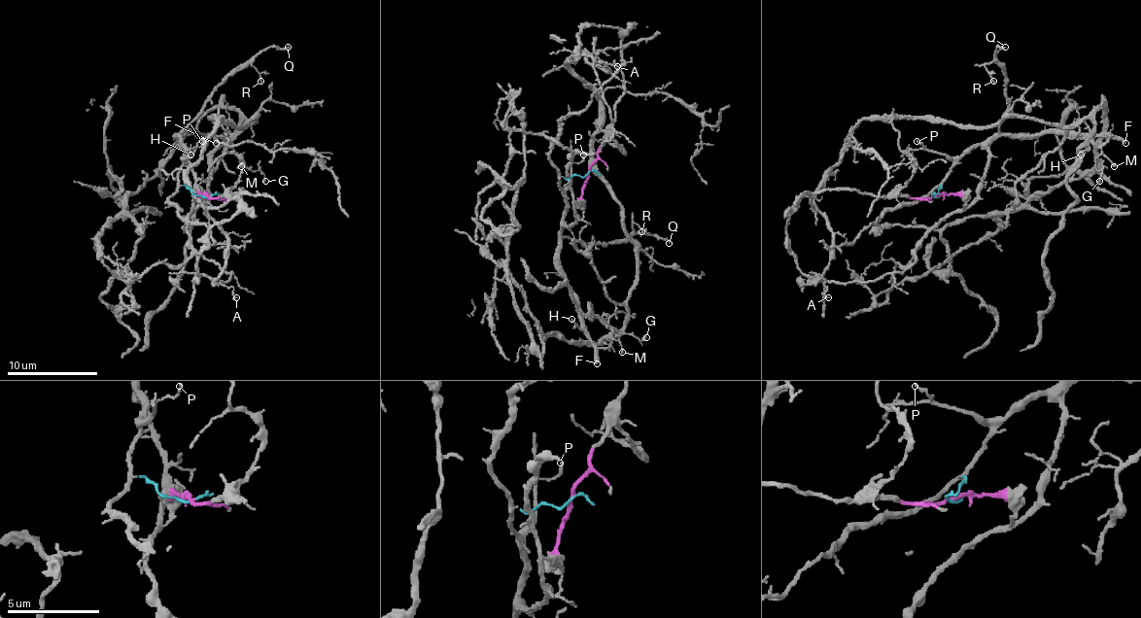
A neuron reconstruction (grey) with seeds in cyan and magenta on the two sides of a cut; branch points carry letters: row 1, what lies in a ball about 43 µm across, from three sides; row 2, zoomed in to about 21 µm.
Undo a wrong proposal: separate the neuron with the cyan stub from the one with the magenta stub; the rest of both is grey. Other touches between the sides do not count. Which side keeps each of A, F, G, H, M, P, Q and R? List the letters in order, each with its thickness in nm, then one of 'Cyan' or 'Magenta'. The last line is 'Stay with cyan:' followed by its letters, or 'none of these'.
A: Thickness 160 nm. Cyan
F: Thickness 320 nm. Cyan
G: Thickness 120 nm. Cyan
H: Thickness 100 nm. Cyan
M: Thickness 120 nm. Cyan
P: Thickness 130 nm. Cyan
Q: Thickness 180 nm. Cyan
R: Thickness 80 nm. Cyan
Stay with cyan: A, F, G, H, M, P, Q, R

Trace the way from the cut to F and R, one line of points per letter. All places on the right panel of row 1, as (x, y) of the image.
F: (935, 197), (949, 170), (965, 154), (979, 145), (989, 145), (999, 136), (1105, 133), (1125, 143)
R: (935, 197), (949, 170), (996, 133), (1008, 109), (1006, 75), (996, 63), (987, 63), (985, 68), (994, 82)

